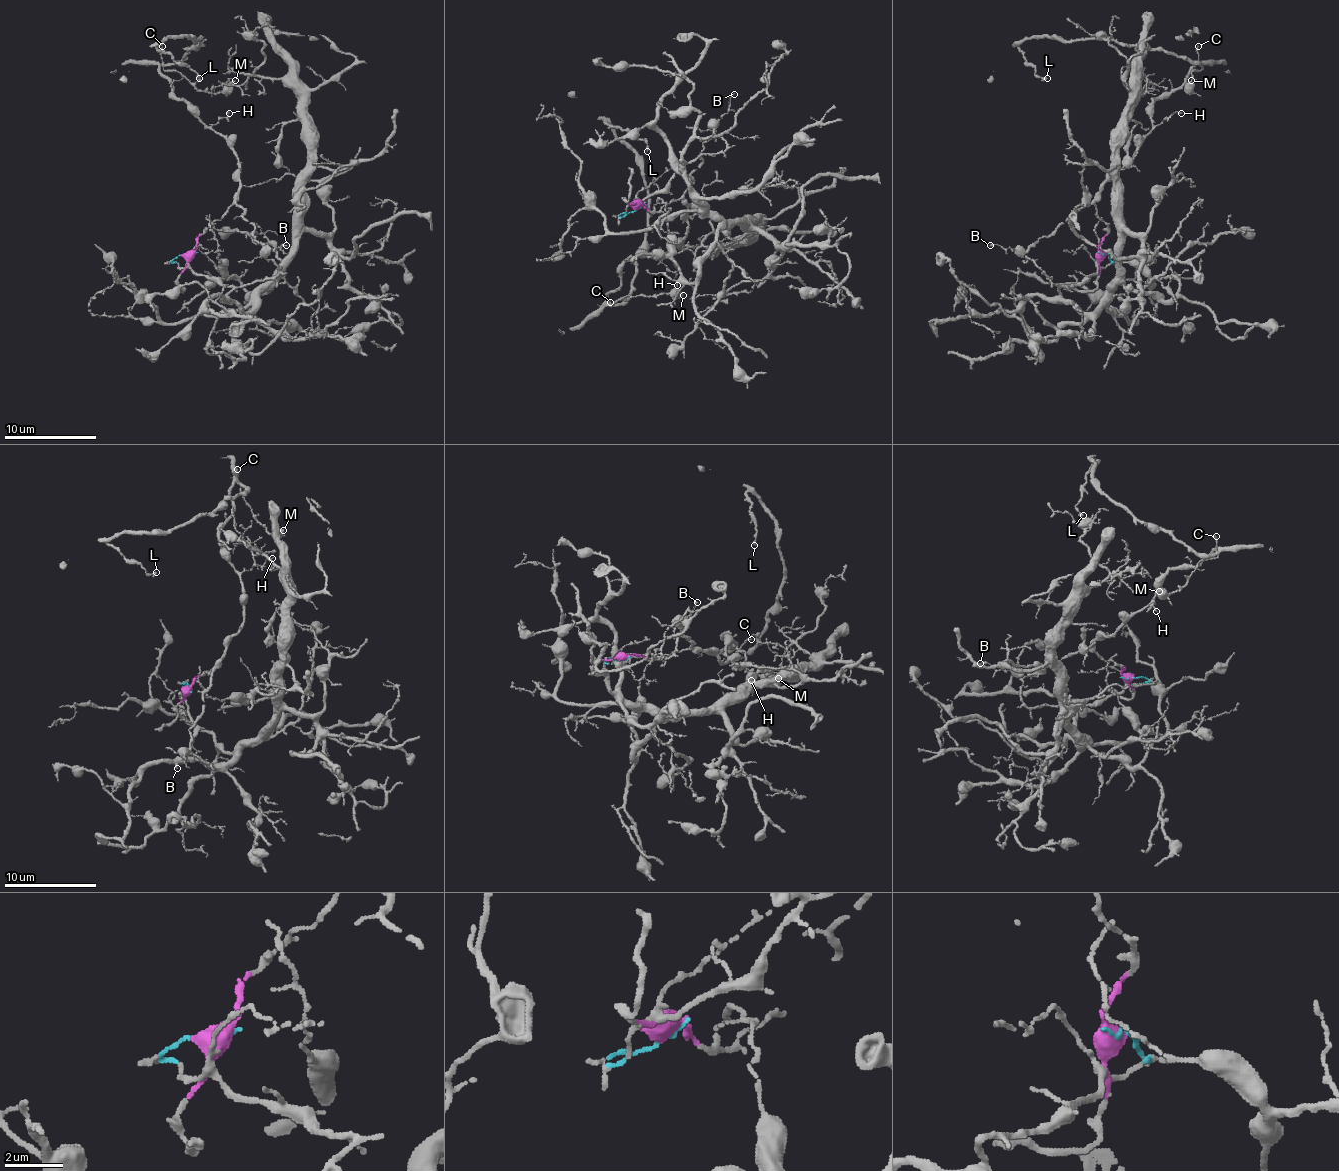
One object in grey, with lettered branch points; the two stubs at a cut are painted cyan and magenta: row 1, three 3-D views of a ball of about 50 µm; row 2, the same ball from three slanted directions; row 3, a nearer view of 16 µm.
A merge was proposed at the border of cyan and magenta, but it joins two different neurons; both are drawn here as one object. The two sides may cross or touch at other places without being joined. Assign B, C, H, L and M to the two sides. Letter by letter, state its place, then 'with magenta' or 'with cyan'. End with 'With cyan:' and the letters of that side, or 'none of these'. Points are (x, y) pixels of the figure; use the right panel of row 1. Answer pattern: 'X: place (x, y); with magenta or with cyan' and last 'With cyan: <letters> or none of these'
B: place (990, 245); with magenta
C: place (1198, 46); with magenta
H: place (1181, 113); with magenta
L: place (1047, 78); with magenta
M: place (1191, 80); with magenta
With cyan: none of these

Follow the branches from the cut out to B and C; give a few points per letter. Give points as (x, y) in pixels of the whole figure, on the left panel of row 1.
B: (190, 253), (204, 232), (234, 204), (255, 227), (255, 239), (266, 248), (287, 246)
C: (190, 253), (232, 204), (239, 184), (239, 160), (232, 147), (176, 96), (160, 71), (163, 45)

